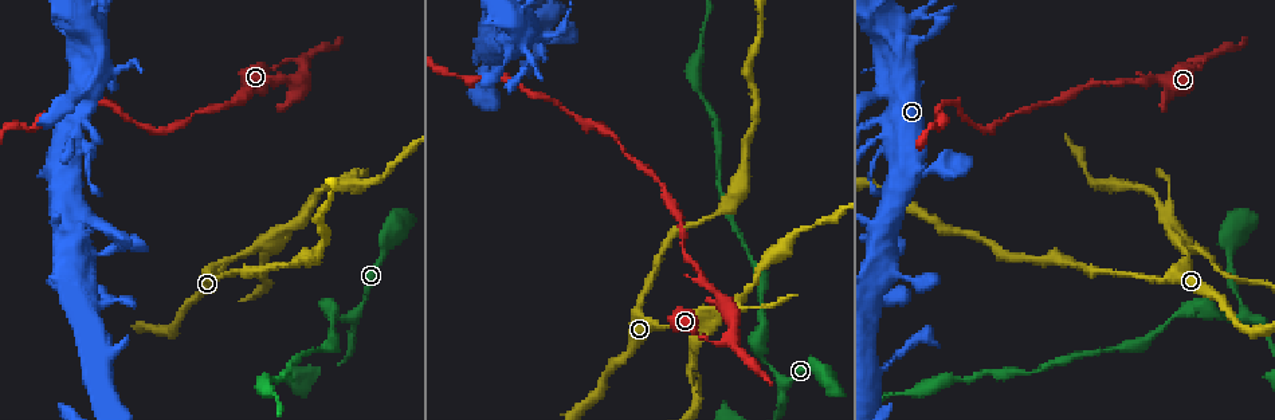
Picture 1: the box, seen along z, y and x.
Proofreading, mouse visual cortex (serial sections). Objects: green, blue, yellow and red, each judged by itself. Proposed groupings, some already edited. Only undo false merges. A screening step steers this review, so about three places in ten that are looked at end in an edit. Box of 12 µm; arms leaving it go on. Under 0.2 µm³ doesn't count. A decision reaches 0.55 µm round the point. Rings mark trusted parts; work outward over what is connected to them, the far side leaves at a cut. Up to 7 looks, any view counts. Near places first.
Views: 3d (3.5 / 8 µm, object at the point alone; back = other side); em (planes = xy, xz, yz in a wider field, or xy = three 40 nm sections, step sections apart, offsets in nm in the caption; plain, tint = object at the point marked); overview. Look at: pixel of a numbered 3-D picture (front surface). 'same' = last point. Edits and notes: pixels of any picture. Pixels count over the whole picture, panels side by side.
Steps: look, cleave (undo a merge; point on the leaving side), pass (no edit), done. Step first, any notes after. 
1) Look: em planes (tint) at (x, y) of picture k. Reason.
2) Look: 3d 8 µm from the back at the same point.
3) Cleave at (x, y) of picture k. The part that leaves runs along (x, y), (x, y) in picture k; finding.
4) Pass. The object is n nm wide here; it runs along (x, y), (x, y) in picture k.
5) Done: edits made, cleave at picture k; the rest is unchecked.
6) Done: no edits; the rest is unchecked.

Look: 3d 3.5 µm at (1181, 244) of picture 1. A fork.

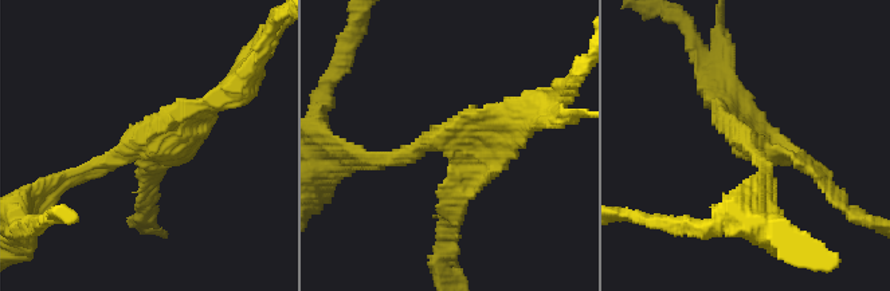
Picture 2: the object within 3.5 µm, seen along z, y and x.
Look: em xy step 3 (tint) at (744, 136) of picture 2.

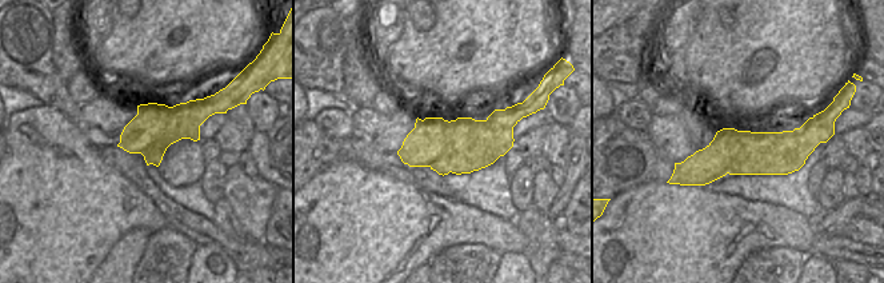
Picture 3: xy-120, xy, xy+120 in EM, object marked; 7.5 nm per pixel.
Look: em xy step 2 (tint) at the same point.

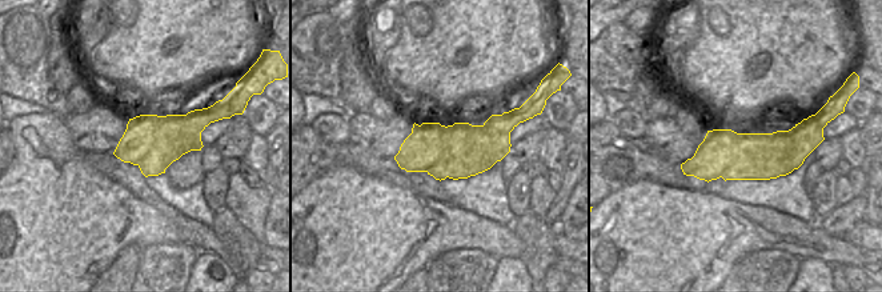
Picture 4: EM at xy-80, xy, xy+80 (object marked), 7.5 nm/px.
Cleave at (775, 138) of picture 2. Two cells meet here.

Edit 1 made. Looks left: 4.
Look: 3d 8 µm at (1204, 59) of picture 1. Sharp bend.

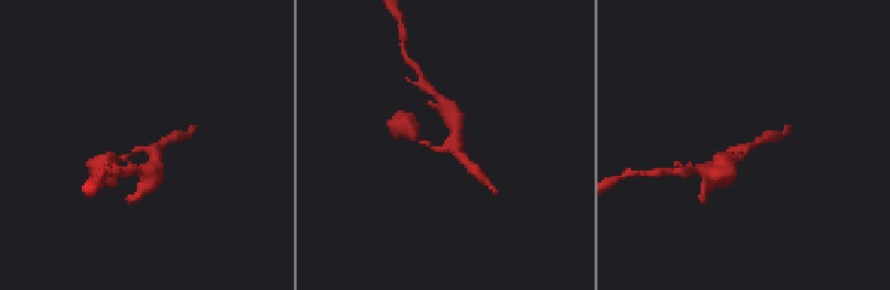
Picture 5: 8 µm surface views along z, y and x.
Look: em xy step 1 (tint) at (448, 149) of picture 5. Shape alone is not enough.

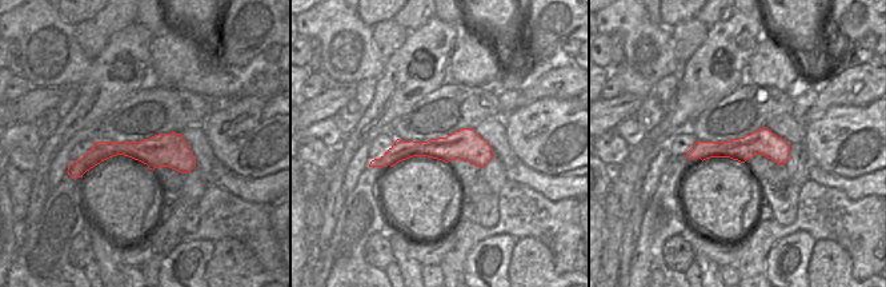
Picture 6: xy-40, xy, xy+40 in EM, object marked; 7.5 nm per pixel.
Pass. The object is 220 nm wide here; it runs along (192, 163), (103, 150), (75, 167) in picture 6; one cell here.

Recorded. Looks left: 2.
Look: em xy step 3 (tint) at (78, 210) of picture 1. Calibre changes.

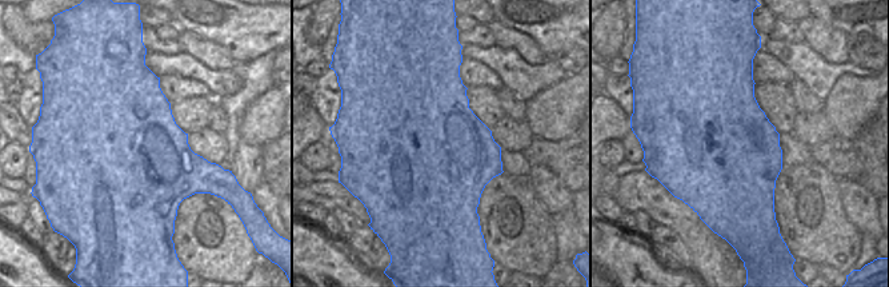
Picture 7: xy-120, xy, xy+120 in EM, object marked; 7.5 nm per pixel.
Look: 3d 3.5 µm at the same point. See where the arms go.

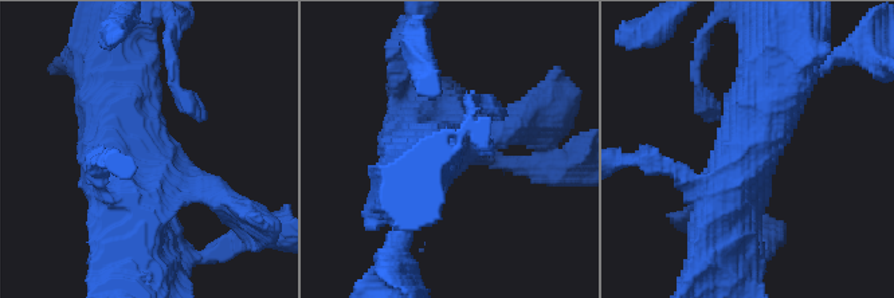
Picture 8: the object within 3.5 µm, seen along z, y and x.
Pass. The object is 1100 nm wide here; it runs along (784, 57), (722, 200), (722, 218) in picture 8; continuous, no second cell.

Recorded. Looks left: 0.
Done: edits made, cleave at picture 2; the rest is unchecked.

